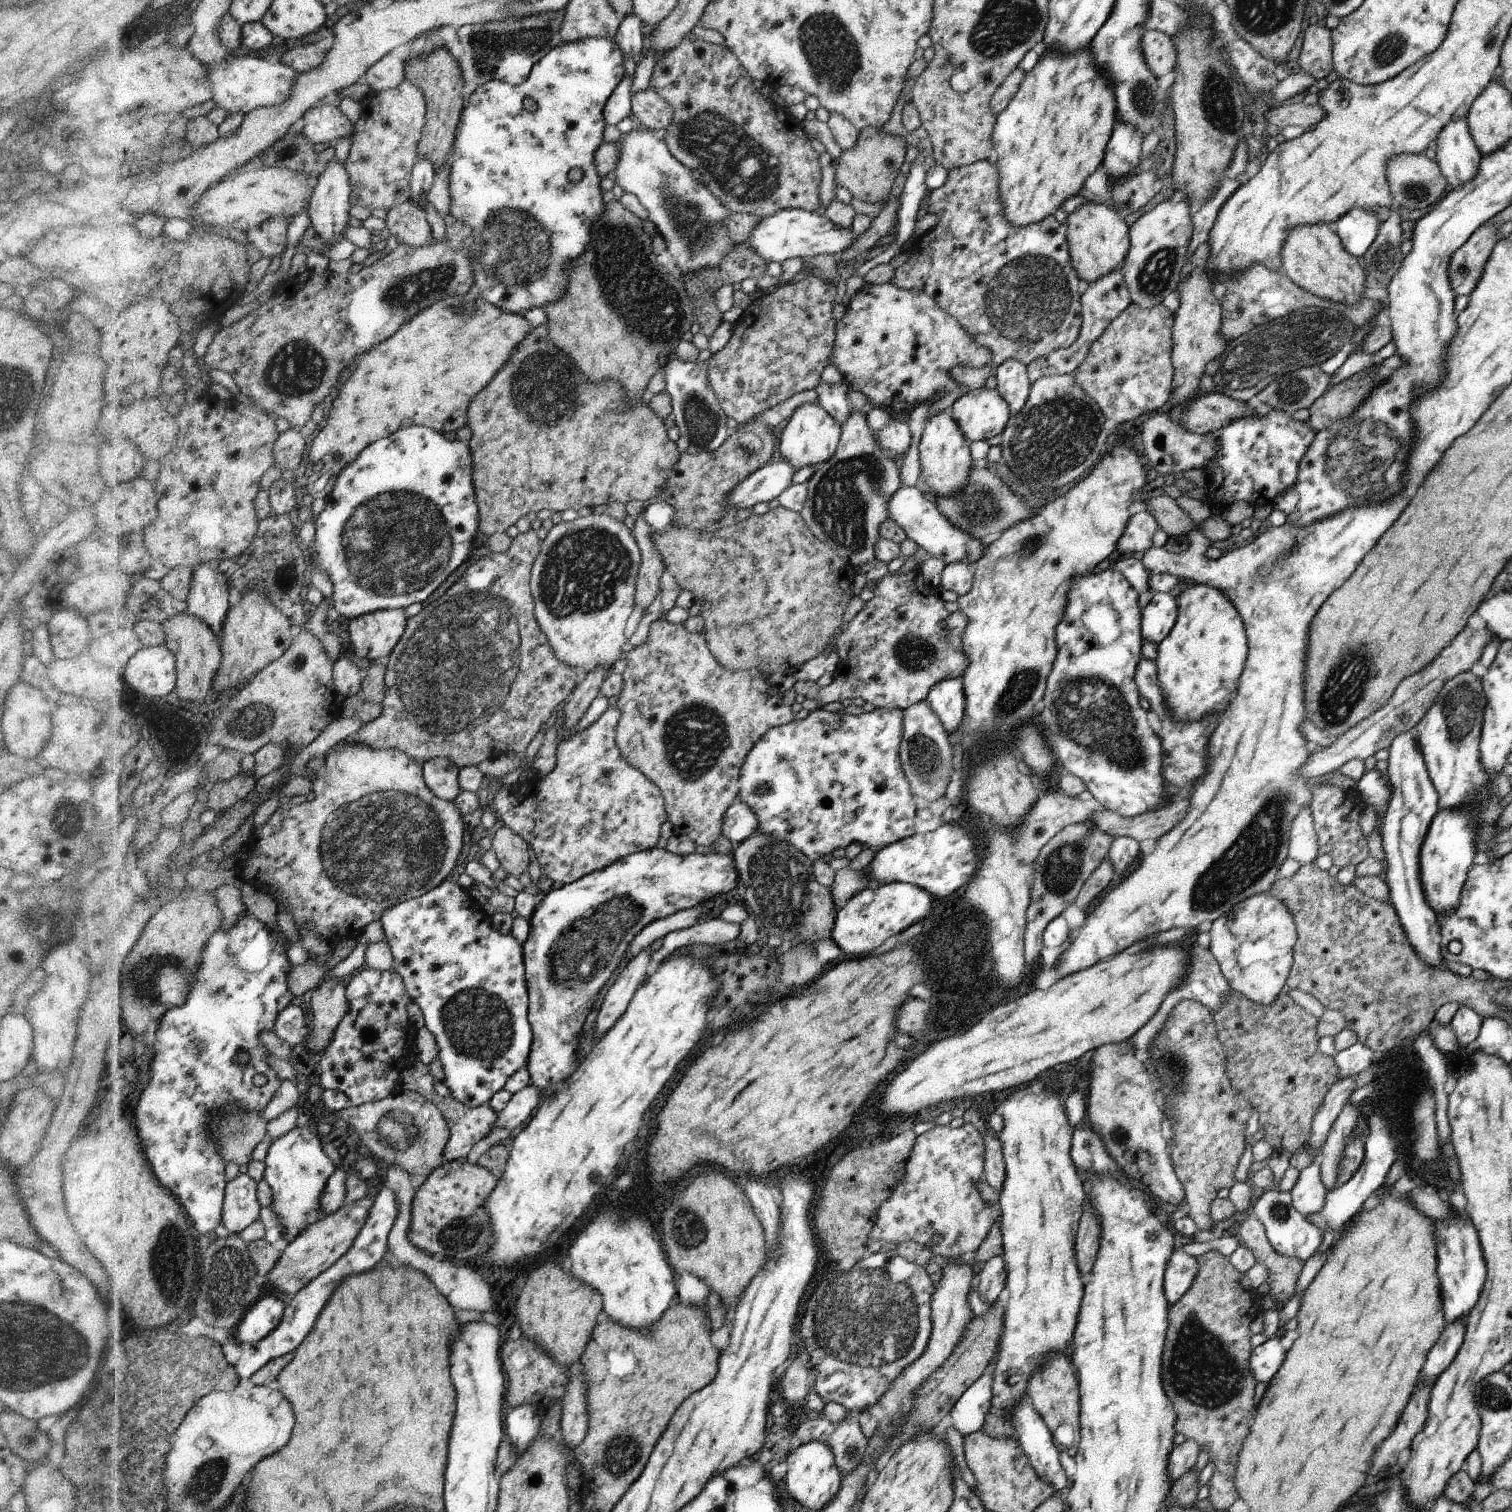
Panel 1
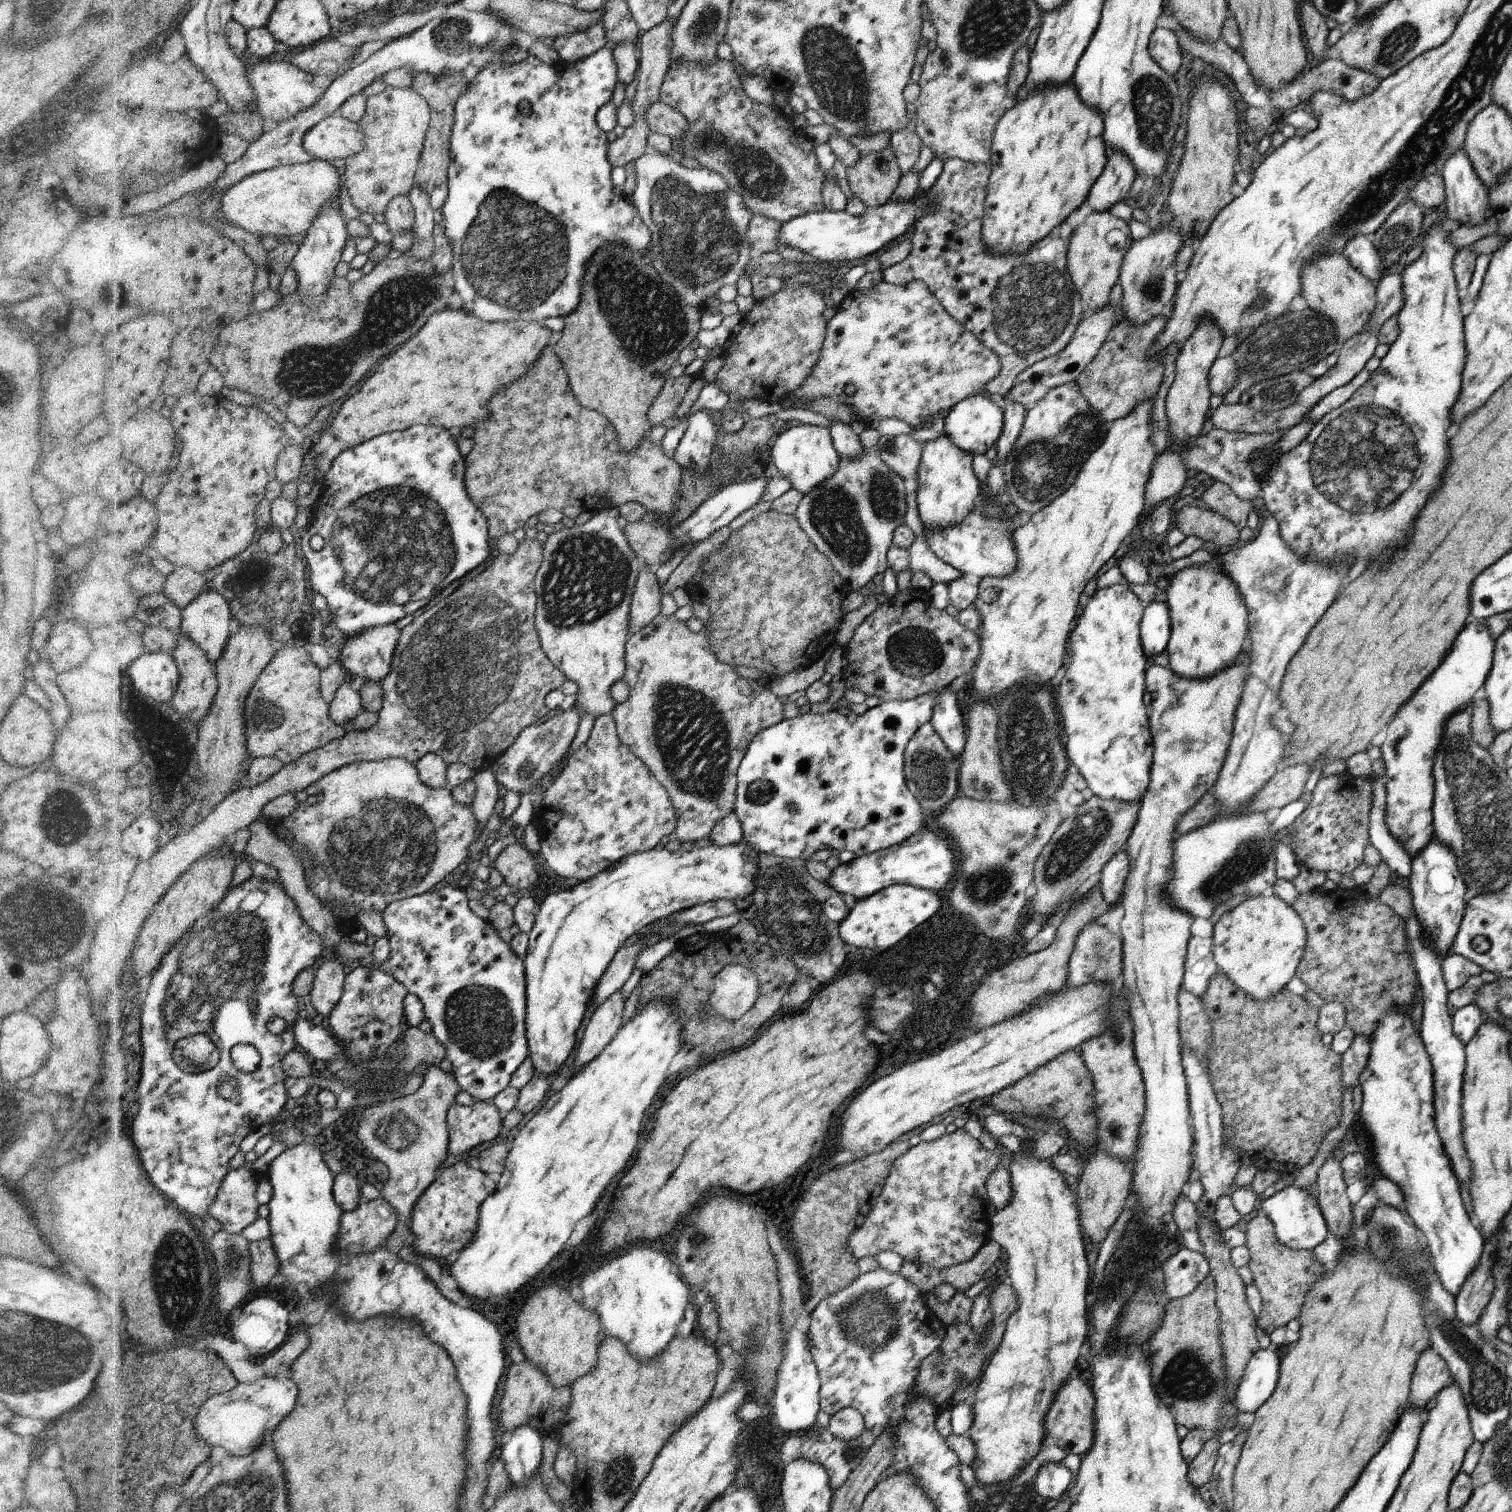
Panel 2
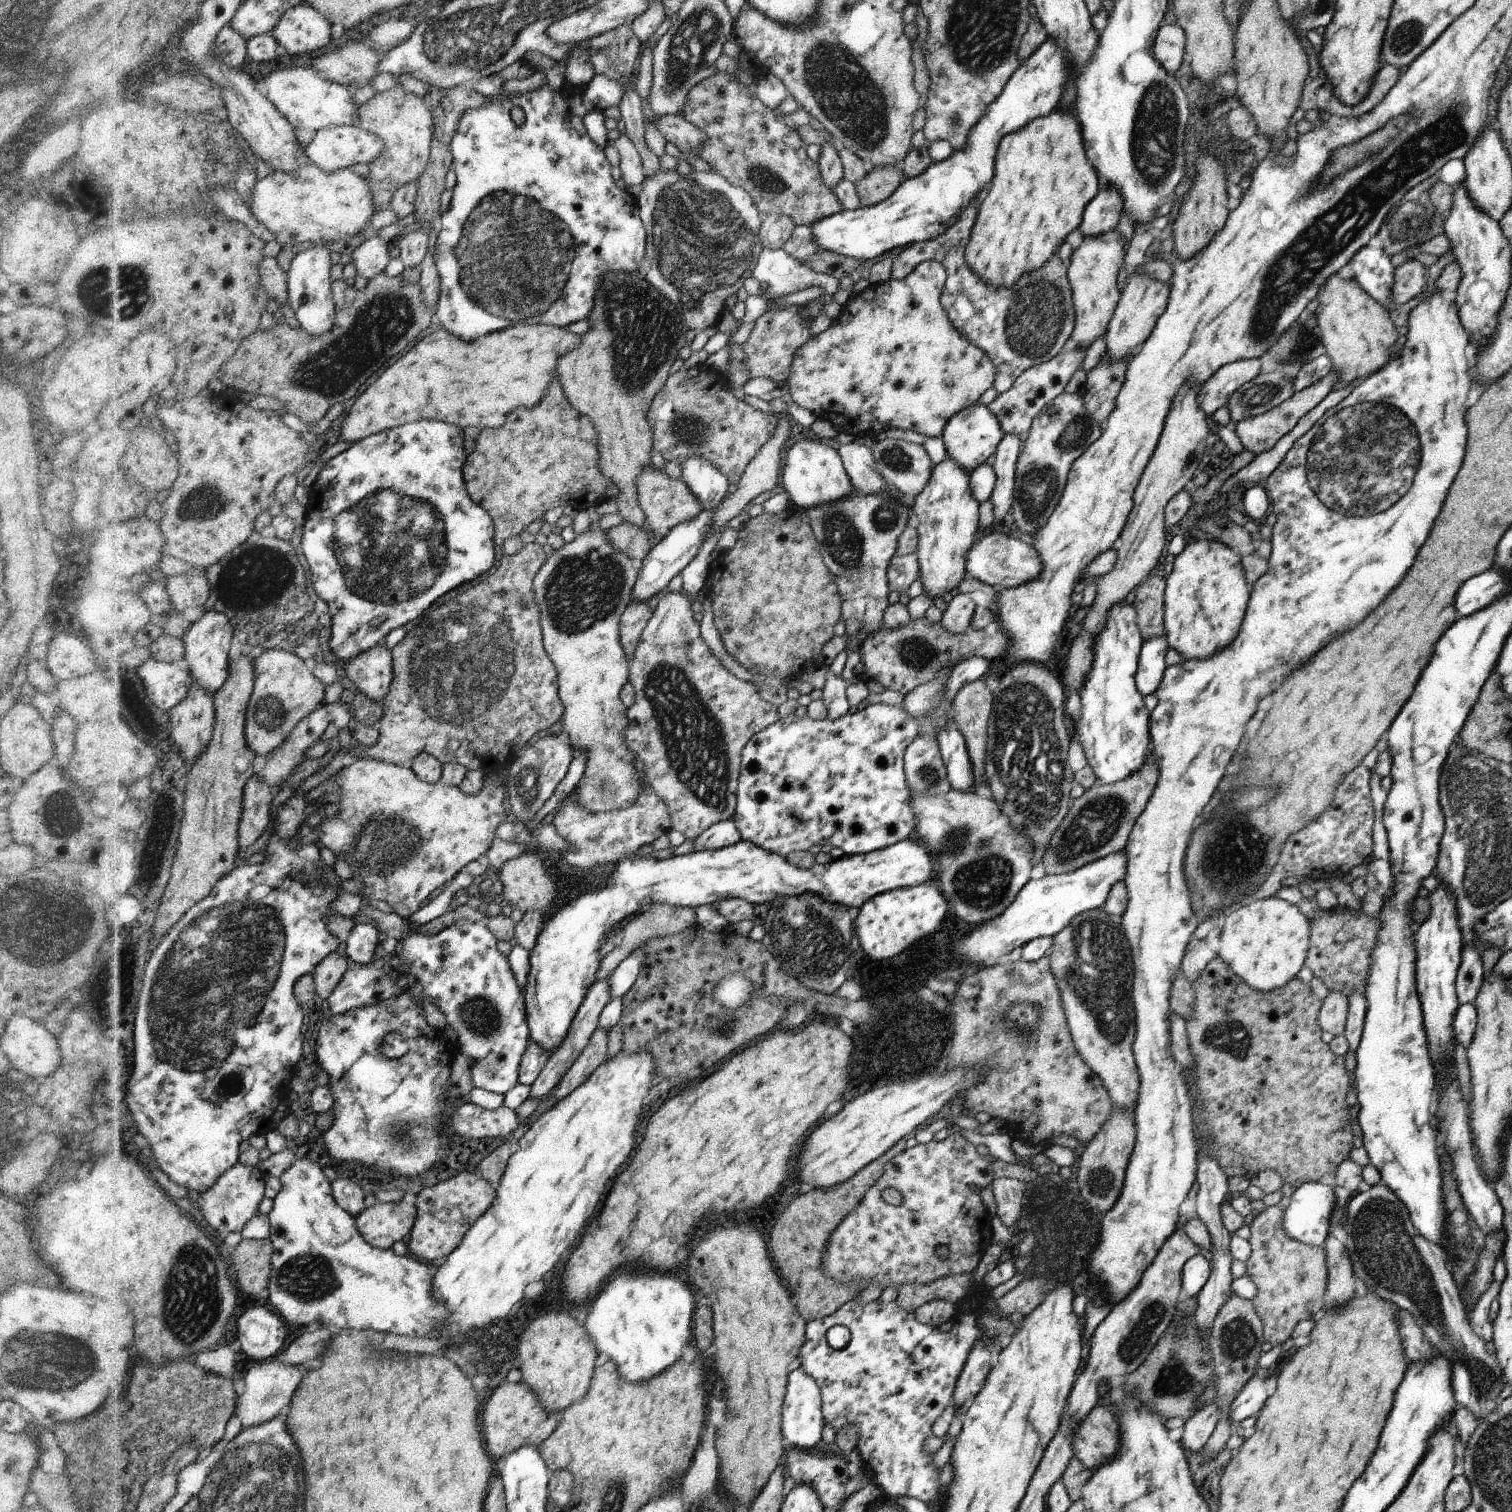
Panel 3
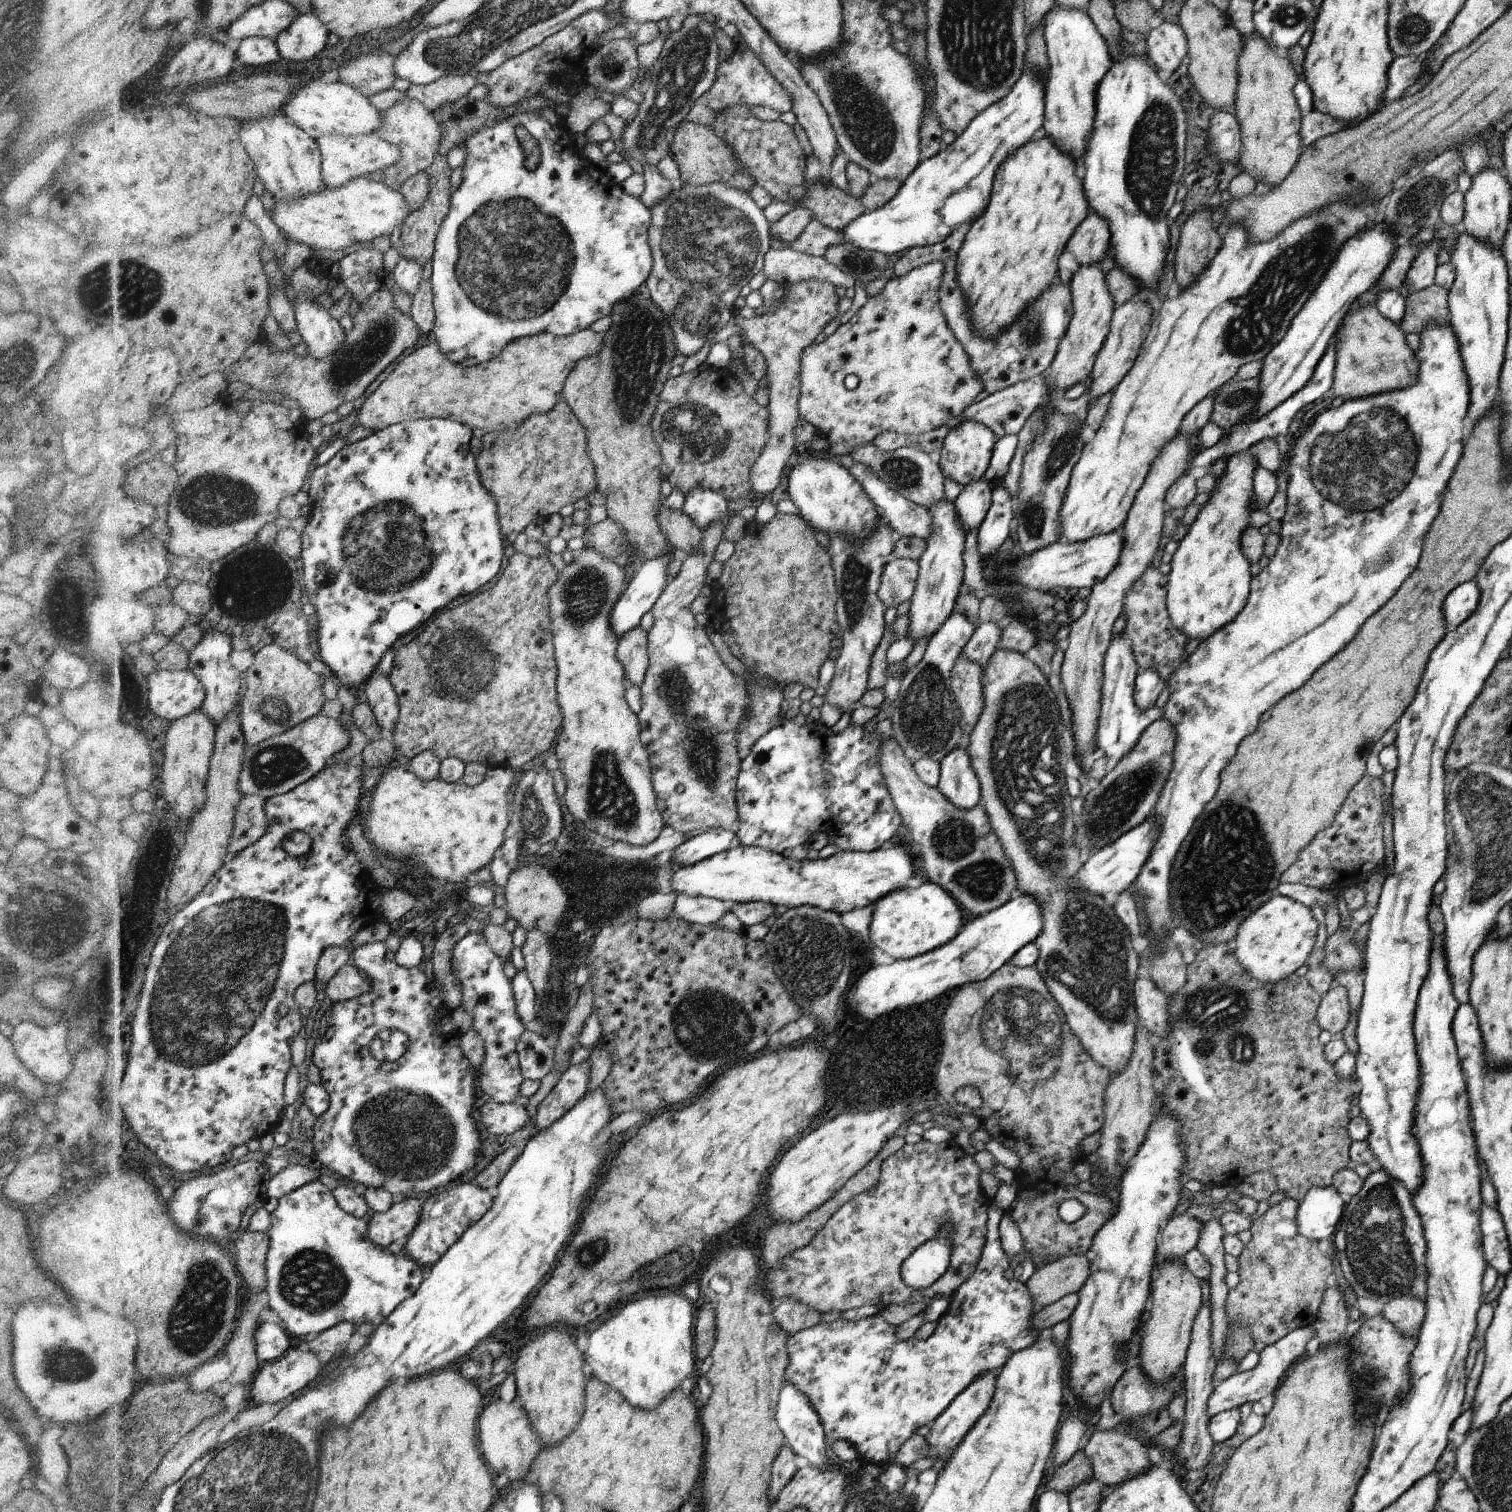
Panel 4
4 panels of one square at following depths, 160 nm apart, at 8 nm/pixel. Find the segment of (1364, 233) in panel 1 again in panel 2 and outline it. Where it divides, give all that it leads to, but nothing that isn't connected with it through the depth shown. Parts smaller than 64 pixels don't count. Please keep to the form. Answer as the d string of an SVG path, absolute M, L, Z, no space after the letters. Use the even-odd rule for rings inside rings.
M1366 234L1354 236L1352 240L1346 242L1343 254L1362 276L1370 278L1372 283L1377 284L1387 270L1382 266L1382 258L1377 254L1371 239L1372 237Z

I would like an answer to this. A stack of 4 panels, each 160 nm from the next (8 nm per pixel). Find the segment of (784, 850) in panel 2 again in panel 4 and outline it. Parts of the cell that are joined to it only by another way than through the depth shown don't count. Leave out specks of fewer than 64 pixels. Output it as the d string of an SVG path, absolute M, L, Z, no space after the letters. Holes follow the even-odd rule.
M1005 622L980 623L978 627L975 627L962 653L984 668L1003 638L1004 625ZM787 720L786 724L773 728L764 737L758 740L751 754L741 763L740 778L737 779L737 811L741 826L737 832L738 838L744 846L754 845L781 853L789 848L803 846L805 842L814 836L817 832L825 832L829 838L830 844L840 846L842 851L875 851L887 845L893 836L898 836L898 830L902 827L901 816L893 803L893 797L890 796L889 789L886 788L885 780L883 779L877 756L879 748L883 743L883 736L886 732L890 734L889 720L879 720L875 730L870 733L867 724L862 726L849 726L842 734L834 735L831 727L825 727L820 721L799 726L793 720Z

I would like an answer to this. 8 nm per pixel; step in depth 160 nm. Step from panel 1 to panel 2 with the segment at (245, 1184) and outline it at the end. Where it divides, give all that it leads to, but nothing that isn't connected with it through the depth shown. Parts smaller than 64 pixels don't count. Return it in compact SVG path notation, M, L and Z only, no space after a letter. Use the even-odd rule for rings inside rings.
M243 1167L231 1170L226 1176L210 1213L227 1232L243 1235L246 1228L260 1219L259 1182L260 1178L253 1170Z

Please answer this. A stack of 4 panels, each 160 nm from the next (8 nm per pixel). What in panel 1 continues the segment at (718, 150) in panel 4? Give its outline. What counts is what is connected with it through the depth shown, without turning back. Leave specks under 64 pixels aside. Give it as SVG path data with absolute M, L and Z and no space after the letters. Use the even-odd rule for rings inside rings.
M654 89L634 93L631 96L631 114L648 129L667 129L673 121L673 110Z

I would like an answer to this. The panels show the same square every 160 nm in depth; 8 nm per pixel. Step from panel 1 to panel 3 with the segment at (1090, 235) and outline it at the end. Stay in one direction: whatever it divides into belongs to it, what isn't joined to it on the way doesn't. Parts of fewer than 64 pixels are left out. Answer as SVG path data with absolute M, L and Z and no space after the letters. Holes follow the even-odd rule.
M1114 228L1107 234L1100 236L1084 236L1082 244L1072 252L1067 262L1068 278L1073 288L1073 304L1076 306L1076 327L1071 336L1070 343L1078 348L1086 348L1096 342L1100 336L1106 333L1106 326L1114 314L1116 302L1120 297L1118 292L1118 270L1124 264L1128 242L1121 237L1119 231Z

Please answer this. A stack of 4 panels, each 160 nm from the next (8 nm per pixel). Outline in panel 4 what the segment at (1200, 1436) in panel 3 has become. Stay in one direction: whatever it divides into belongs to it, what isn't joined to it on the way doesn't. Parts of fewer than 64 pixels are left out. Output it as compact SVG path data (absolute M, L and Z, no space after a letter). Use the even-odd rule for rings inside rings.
M1310 1325L1290 1331L1288 1335L1283 1336L1276 1343L1266 1345L1259 1353L1260 1359L1255 1368L1243 1373L1236 1372L1235 1375L1215 1386L1215 1389L1207 1400L1209 1418L1224 1411L1238 1409L1241 1404L1253 1403L1264 1398L1266 1394L1274 1394L1284 1376L1288 1373L1288 1370L1306 1356L1304 1348L1306 1348L1306 1344L1308 1344L1310 1338L1314 1338L1315 1334L1316 1329Z

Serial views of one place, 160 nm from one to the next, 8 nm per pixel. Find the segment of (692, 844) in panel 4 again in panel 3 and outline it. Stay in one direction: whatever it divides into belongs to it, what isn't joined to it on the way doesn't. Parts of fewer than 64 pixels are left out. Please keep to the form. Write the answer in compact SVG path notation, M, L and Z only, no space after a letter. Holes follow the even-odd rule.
M732 819L715 823L701 836L694 840L694 851L714 850L737 844L741 840L741 832Z

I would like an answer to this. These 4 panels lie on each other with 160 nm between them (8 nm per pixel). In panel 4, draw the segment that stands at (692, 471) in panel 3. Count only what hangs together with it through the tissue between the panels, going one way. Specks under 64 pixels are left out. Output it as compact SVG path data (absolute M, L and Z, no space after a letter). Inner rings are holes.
M697 488L685 496L681 511L704 530L729 516L728 500L712 489Z

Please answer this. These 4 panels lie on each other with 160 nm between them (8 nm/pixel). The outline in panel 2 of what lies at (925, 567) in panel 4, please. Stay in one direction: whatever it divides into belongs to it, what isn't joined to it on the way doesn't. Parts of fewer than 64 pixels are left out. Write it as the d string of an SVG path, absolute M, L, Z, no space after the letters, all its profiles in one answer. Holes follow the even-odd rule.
M940 434L936 440L922 445L920 466L917 471L917 512L926 528L948 528L962 524L962 520L972 512L984 493L973 470L973 455L964 452L948 437Z

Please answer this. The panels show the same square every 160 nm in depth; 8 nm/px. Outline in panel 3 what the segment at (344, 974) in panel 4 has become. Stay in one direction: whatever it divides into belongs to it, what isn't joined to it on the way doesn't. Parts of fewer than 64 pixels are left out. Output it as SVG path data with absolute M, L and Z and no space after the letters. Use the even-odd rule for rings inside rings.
M354 964L329 1000L331 1014L344 1016L358 1008L396 998L398 994L398 984L392 978L388 978L382 970L368 964Z

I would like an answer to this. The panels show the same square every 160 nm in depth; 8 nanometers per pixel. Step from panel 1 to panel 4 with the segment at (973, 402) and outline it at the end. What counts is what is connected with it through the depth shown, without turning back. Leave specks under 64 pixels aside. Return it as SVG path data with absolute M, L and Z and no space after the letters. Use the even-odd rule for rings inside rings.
M964 421L950 430L946 436L944 446L938 452L936 458L943 470L943 474L955 483L967 486L982 480L985 472L989 470L992 448L996 446L998 438L986 425L976 421Z

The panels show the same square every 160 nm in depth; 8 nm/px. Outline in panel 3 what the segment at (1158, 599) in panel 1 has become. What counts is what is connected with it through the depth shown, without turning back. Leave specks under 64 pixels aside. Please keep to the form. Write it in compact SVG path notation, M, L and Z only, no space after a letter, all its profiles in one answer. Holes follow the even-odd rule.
M1154 636L1142 644L1137 686L1142 696L1155 694L1166 671L1165 656L1169 650L1164 636Z

